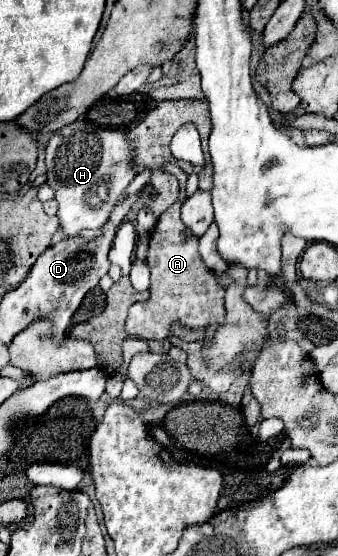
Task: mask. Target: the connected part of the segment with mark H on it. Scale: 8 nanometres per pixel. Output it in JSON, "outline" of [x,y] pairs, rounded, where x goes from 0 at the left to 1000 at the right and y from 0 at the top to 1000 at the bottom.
{"outline":[[[225,218],[213,225],[183,228],[148,246],[136,261],[136,315],[142,315],[136,329],[166,344],[166,362],[172,362],[166,390],[195,426],[225,426],[243,412],[290,412],[320,397],[337,362],[396,322],[391,300],[379,297],[385,286],[391,286],[391,272],[379,268],[367,232],[296,232],[266,218]]]}

